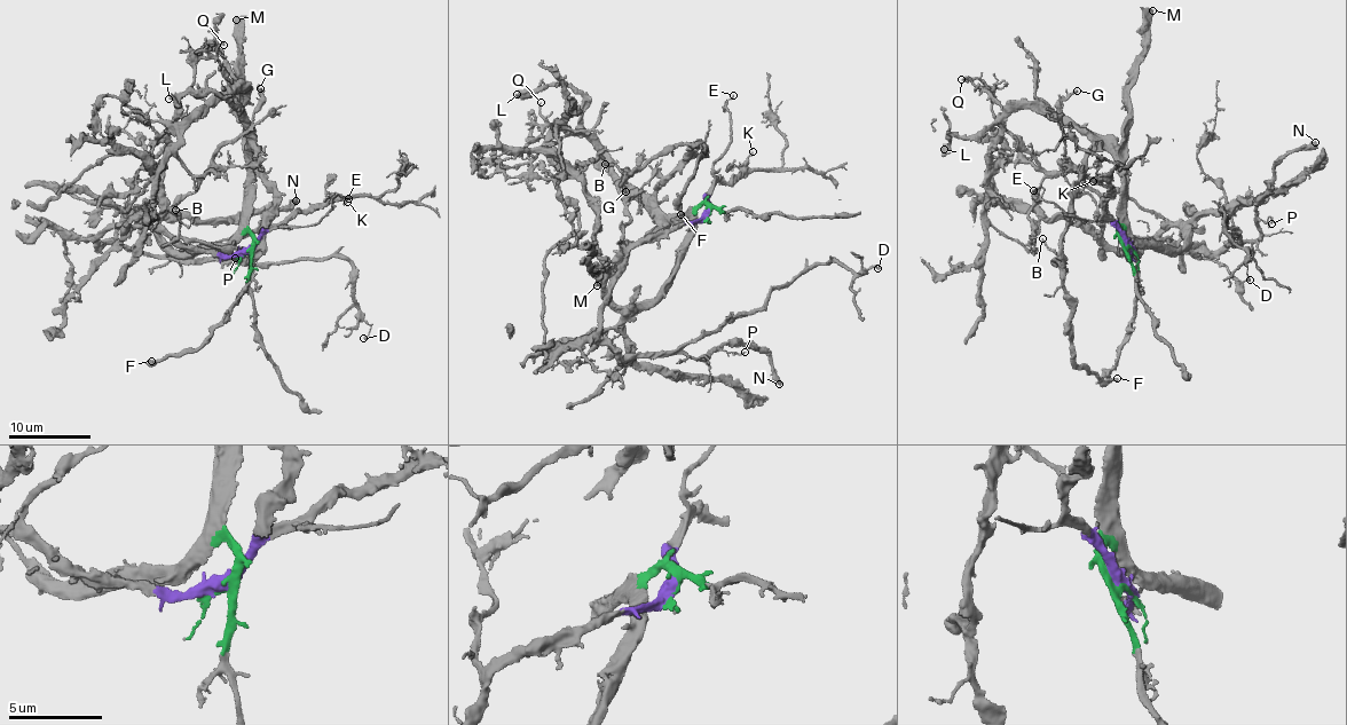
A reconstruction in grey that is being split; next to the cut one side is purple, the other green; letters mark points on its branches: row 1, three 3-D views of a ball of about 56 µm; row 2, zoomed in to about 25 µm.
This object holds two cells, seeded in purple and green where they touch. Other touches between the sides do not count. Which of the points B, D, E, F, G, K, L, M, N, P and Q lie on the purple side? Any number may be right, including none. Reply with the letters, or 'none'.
D, E, G, K, N, P

